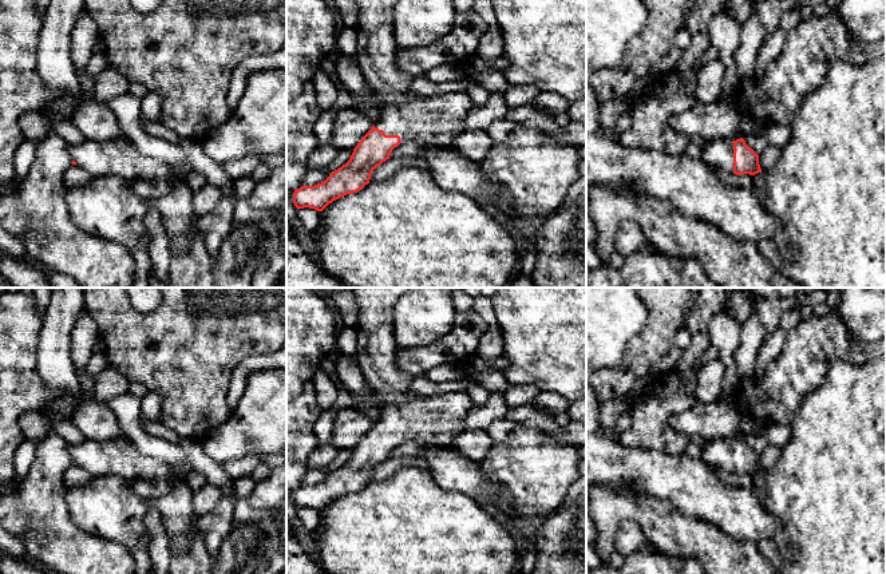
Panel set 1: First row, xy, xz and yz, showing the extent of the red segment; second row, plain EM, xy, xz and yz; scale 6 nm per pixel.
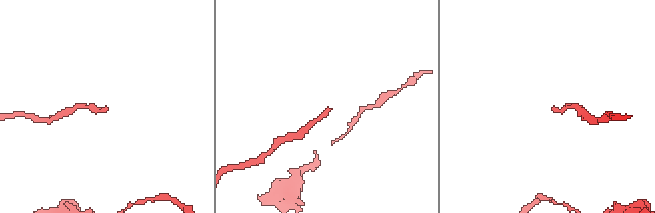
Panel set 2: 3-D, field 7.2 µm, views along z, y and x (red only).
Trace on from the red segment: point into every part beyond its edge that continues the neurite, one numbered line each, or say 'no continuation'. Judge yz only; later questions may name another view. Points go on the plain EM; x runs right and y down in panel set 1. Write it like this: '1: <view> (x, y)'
1: yz (718, 452)

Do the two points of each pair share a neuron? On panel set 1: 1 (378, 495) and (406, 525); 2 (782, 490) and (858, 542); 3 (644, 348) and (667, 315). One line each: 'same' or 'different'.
1: same
2: same
3: same

